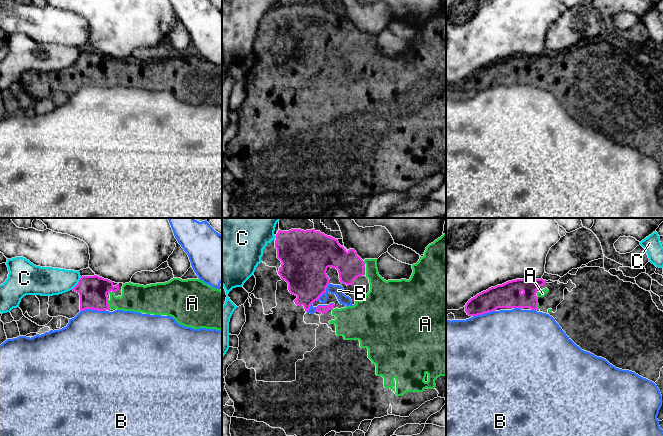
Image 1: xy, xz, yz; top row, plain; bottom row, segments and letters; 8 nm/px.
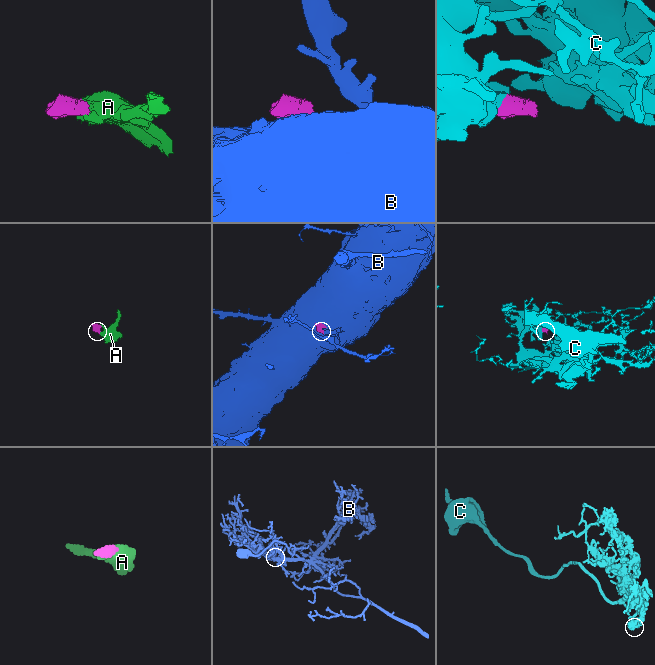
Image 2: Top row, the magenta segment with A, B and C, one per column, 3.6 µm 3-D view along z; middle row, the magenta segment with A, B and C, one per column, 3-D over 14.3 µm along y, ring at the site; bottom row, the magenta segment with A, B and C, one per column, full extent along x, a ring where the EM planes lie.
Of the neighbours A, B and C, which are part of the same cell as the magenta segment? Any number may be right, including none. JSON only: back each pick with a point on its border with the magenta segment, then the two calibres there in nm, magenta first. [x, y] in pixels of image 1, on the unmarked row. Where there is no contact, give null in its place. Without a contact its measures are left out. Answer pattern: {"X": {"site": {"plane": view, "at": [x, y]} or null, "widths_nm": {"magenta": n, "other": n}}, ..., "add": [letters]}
{"A": {"site": {"plane": "xy", "at": [108, 80]}, "widths_nm": {"magenta": 220, "other": 220}}, "add": ["A"]}

